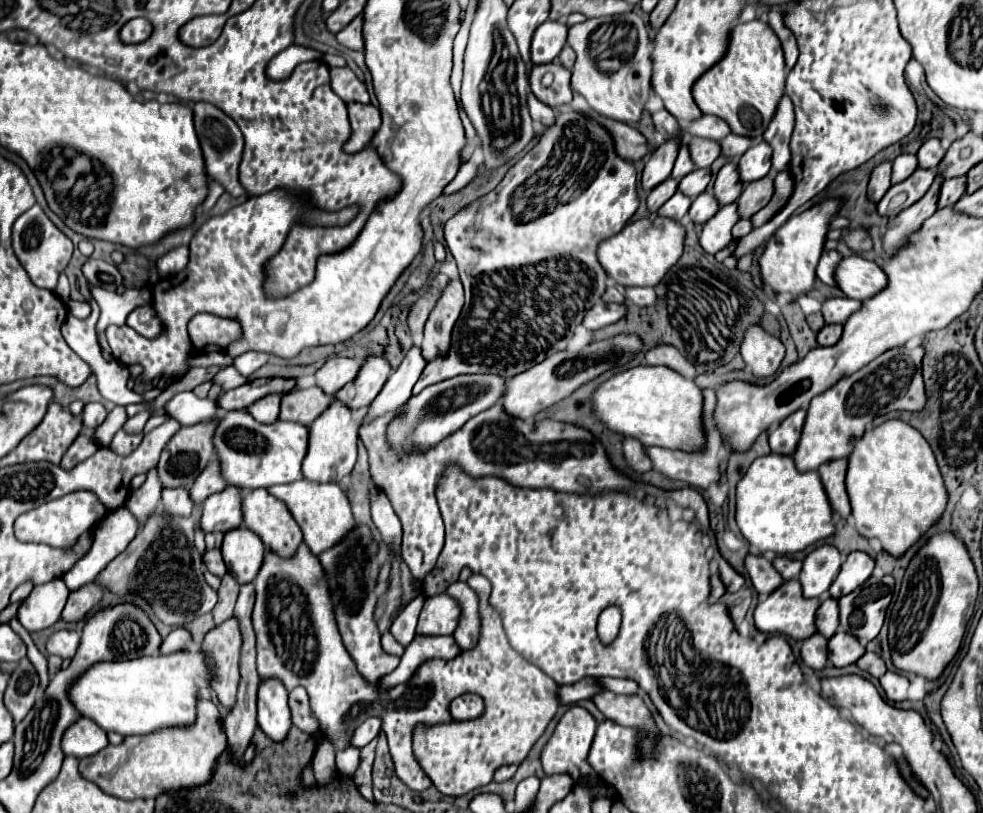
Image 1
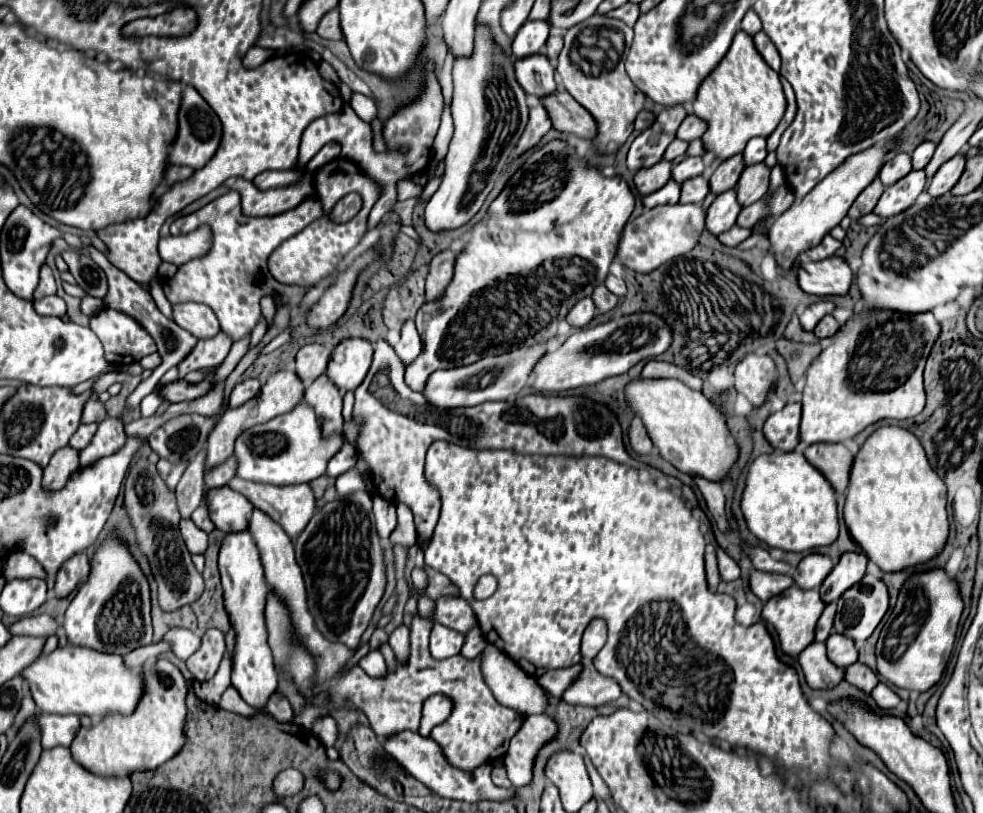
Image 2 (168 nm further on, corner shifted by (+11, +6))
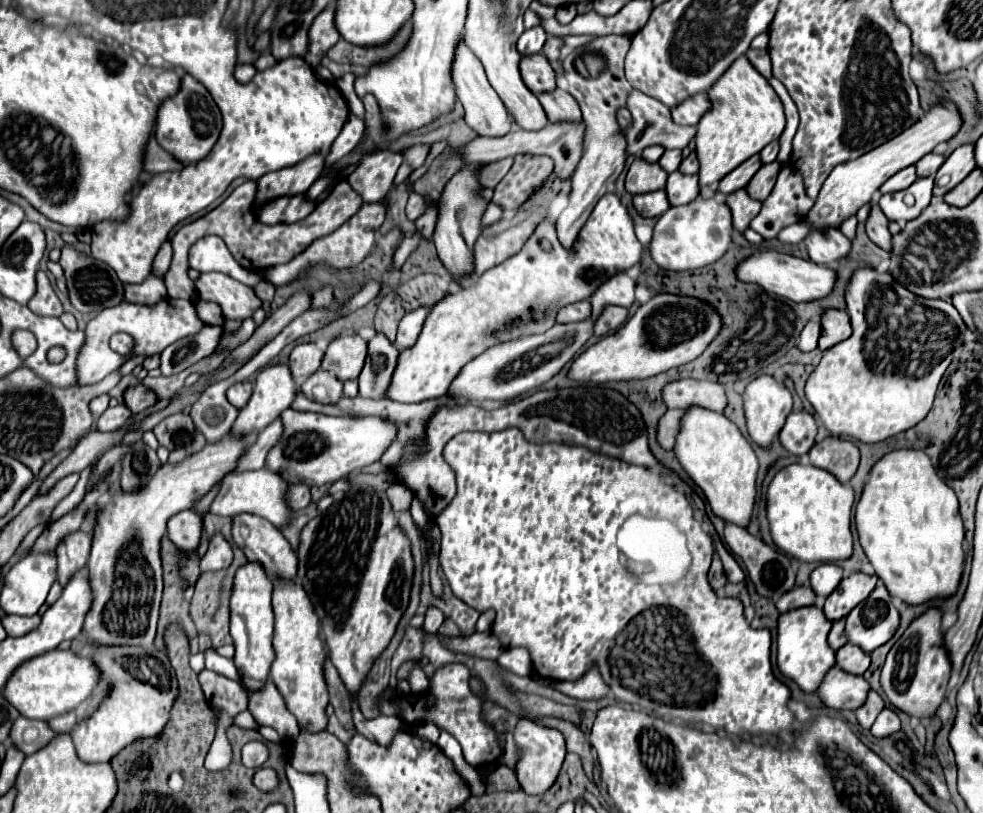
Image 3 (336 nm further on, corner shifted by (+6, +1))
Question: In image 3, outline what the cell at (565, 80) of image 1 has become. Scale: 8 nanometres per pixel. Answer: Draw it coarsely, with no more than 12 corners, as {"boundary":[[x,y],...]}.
{"boundary":[[543,54],[521,58],[521,76],[533,94],[557,88]]}

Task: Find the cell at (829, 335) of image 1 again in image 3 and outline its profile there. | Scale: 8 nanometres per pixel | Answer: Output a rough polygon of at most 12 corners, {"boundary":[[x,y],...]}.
{"boundary":[[827,310],[821,316],[821,350],[849,338],[847,312]]}

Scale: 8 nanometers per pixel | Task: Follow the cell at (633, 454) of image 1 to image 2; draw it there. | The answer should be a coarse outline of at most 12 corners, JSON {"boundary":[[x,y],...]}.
{"boundary":[[640,417],[632,419],[628,437],[638,455],[652,453]]}

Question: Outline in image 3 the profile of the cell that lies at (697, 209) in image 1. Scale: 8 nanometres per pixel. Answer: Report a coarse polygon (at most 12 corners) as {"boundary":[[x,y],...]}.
{"boundary":[[669,174],[671,206],[685,206],[701,192],[697,176]]}

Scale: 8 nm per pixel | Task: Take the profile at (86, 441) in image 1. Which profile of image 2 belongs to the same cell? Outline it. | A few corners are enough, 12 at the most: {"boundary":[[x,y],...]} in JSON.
{"boundary":[[58,449],[44,467],[44,489],[62,489],[78,469],[78,451]]}

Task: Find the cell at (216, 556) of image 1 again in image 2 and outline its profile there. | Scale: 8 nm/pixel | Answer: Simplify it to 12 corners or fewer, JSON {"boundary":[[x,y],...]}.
{"boundary":[[180,519],[180,533],[190,553],[204,553],[208,535],[192,519]]}

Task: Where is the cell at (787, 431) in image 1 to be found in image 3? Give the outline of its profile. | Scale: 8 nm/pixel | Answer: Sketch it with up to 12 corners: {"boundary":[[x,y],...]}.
{"boundary":[[791,412],[779,432],[793,456],[807,454],[817,436],[809,412]]}

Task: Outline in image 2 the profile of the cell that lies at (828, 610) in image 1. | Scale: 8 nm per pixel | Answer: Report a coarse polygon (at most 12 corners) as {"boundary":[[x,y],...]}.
{"boundary":[[836,603],[826,605],[818,627],[816,641],[824,643],[832,633]]}

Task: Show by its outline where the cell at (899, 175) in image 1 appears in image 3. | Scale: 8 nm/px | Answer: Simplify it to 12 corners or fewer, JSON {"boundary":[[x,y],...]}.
{"boundary":[[915,166],[893,174],[879,190],[899,192],[917,178]]}

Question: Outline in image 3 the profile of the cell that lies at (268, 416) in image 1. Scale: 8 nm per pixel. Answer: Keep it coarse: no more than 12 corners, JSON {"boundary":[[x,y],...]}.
{"boundary":[[253,384],[231,386],[227,400],[235,408],[249,402],[253,394]]}

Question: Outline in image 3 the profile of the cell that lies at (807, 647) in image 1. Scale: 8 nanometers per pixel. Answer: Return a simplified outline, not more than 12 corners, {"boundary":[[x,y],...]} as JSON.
{"boundary":[[833,666],[817,696],[835,710],[855,710],[867,698],[863,676]]}

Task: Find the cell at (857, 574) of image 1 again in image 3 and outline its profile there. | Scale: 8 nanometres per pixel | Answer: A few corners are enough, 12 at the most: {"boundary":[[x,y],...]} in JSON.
{"boundary":[[853,572],[825,598],[825,616],[845,618],[875,588],[877,576]]}

